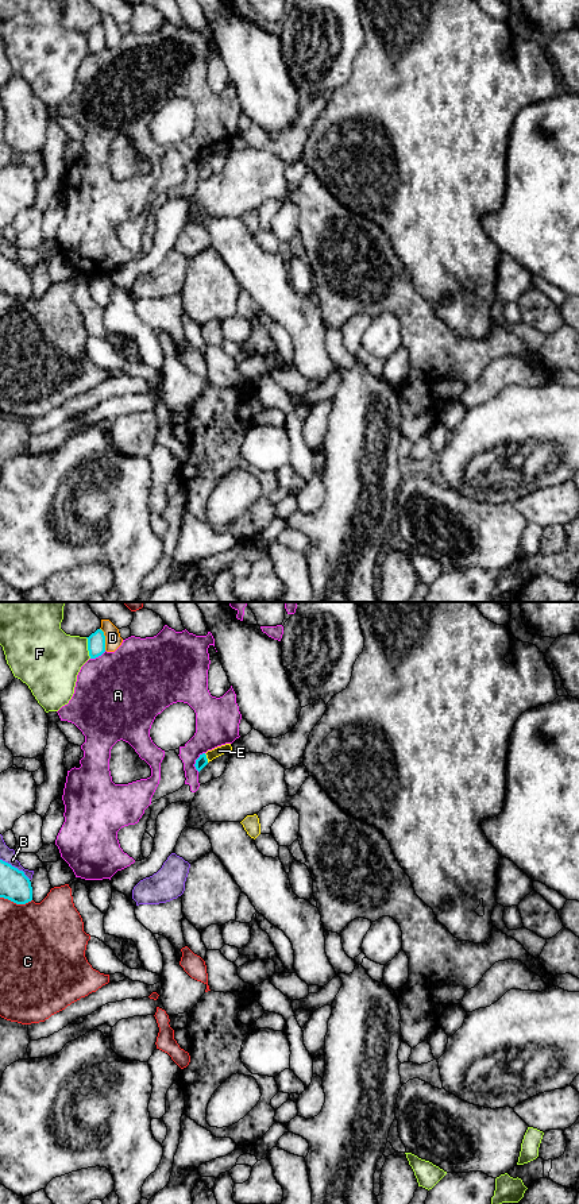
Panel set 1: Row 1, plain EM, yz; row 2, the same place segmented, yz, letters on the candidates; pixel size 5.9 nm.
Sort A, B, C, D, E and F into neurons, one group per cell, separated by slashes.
A / B / C E / D / F

